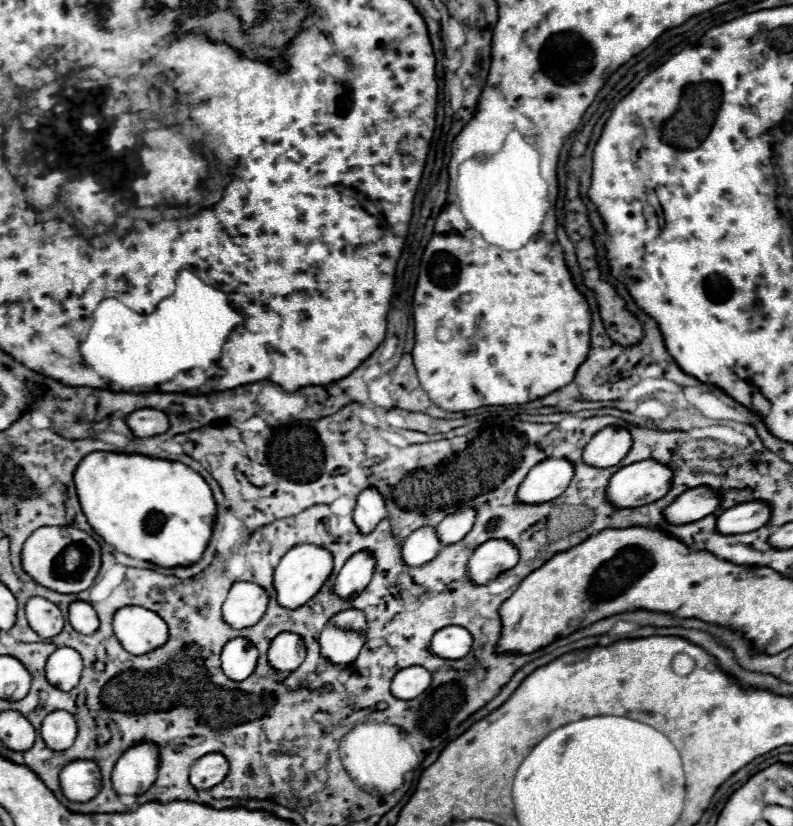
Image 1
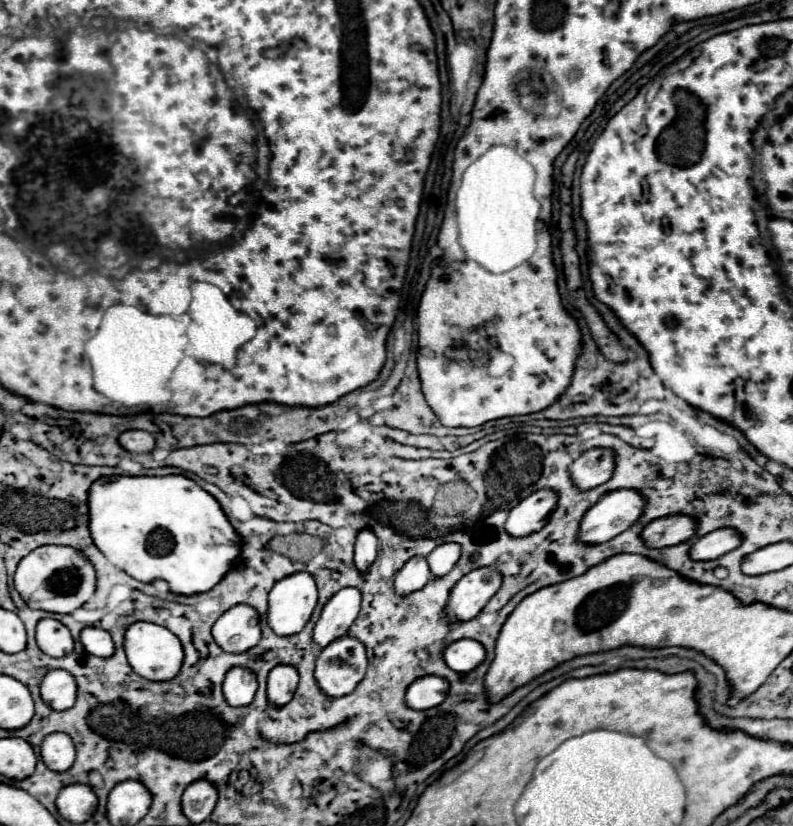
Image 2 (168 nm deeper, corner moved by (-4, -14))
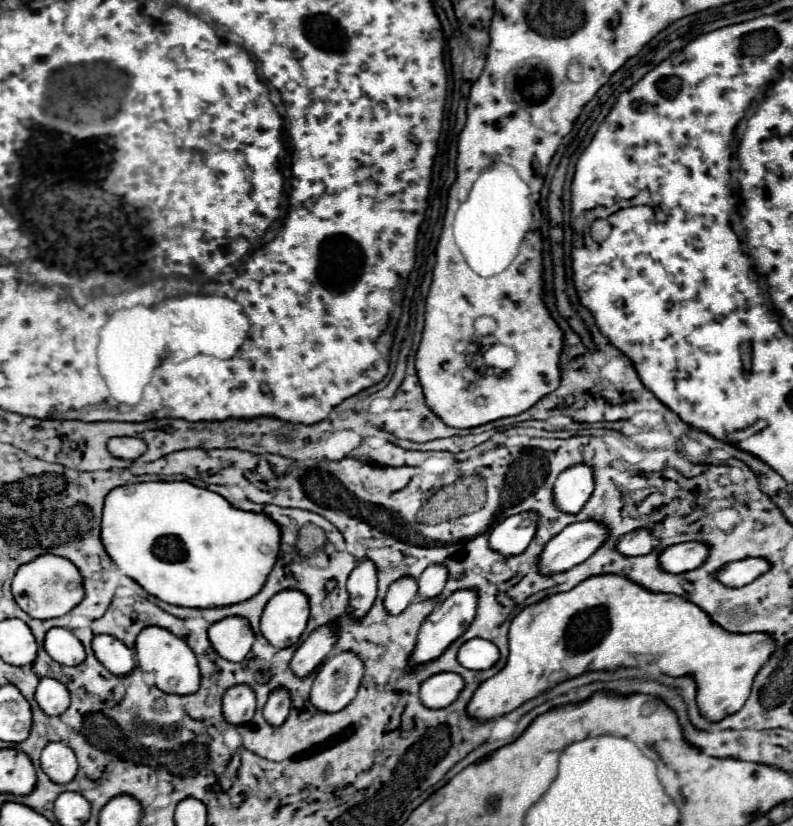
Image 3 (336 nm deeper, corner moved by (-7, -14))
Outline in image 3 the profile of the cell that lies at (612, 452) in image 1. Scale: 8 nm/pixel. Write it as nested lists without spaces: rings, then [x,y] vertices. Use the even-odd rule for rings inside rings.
[[[586,464],[564,470],[552,488],[552,500],[564,514],[578,514],[594,490],[592,472]]]

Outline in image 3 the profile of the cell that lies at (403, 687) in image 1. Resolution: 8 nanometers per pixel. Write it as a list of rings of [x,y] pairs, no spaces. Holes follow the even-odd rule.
[[[442,672],[430,676],[420,686],[420,700],[428,708],[446,708],[450,706],[464,688],[464,678],[454,672]]]

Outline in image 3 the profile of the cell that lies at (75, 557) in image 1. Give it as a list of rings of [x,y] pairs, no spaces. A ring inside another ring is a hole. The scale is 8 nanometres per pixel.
[[[52,554],[38,556],[36,560],[18,568],[12,580],[12,596],[16,604],[32,618],[38,618],[38,620],[58,618],[58,616],[68,614],[84,598],[82,576],[78,568],[66,558],[52,556]]]

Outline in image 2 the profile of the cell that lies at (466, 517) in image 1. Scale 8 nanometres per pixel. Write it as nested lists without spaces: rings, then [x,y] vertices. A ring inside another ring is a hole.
[[[457,542],[439,544],[439,546],[427,556],[429,568],[431,568],[433,576],[443,576],[443,574],[447,574],[447,572],[455,566],[455,562],[459,560],[459,554],[461,554],[461,550],[459,550],[459,544],[457,544]]]

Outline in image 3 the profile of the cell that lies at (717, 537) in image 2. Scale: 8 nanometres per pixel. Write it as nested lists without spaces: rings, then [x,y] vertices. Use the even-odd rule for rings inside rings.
[[[684,542],[668,546],[660,552],[658,564],[664,572],[670,574],[682,574],[688,570],[698,568],[708,556],[708,548],[700,542]]]

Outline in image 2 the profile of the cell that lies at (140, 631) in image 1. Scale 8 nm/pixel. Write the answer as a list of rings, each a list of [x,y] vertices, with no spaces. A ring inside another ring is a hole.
[[[135,622],[125,632],[125,654],[131,664],[131,668],[147,678],[147,680],[171,680],[183,662],[183,648],[179,638],[169,632],[165,626],[151,624],[151,622]]]

